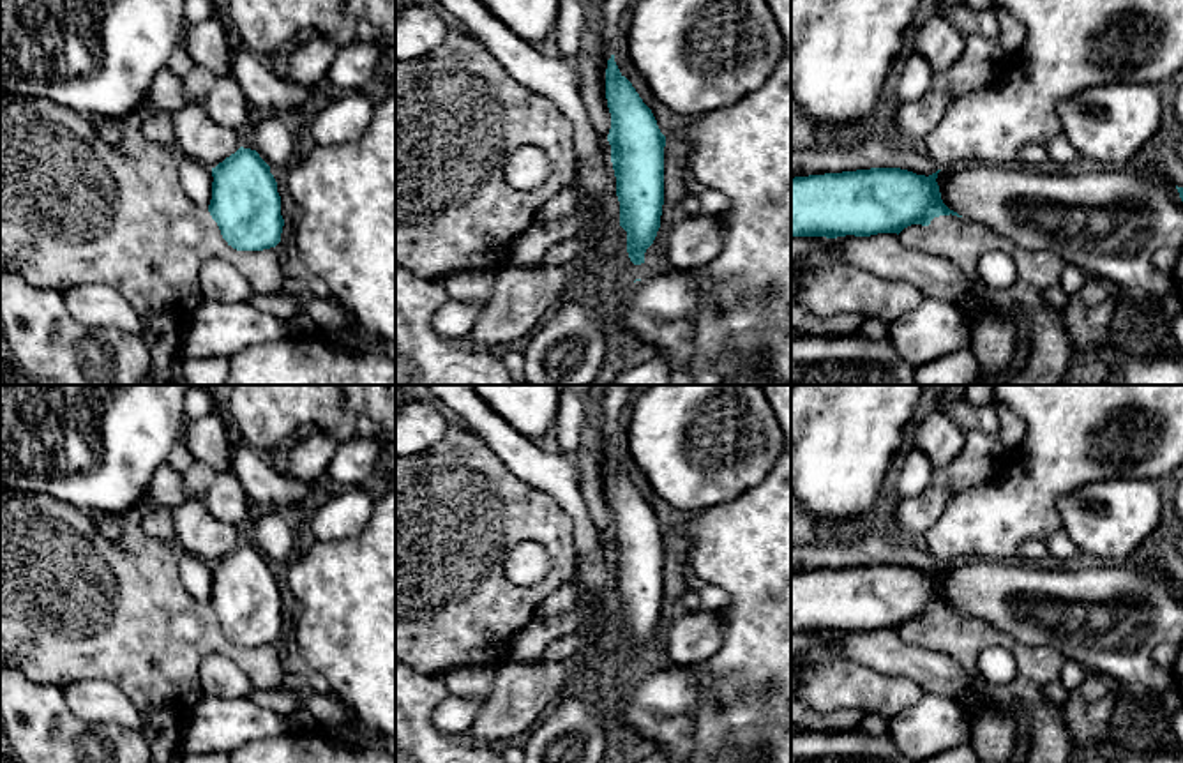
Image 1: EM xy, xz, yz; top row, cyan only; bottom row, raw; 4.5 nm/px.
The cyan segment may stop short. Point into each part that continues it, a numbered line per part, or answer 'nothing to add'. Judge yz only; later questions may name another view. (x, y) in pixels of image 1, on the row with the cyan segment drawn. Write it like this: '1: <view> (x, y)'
nothing to add

